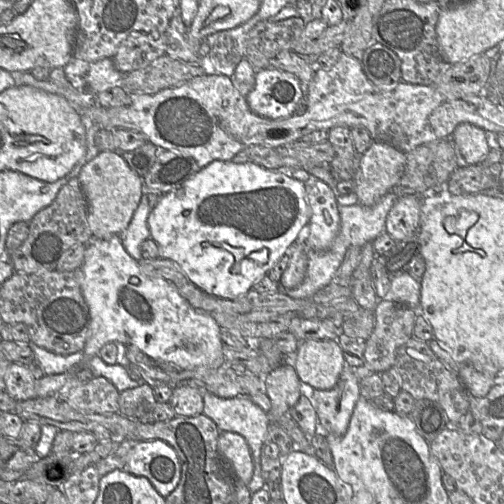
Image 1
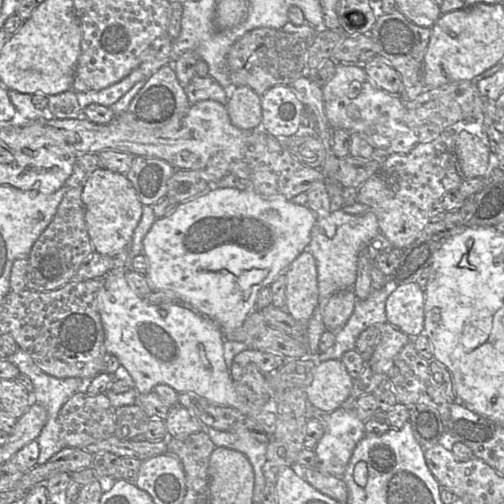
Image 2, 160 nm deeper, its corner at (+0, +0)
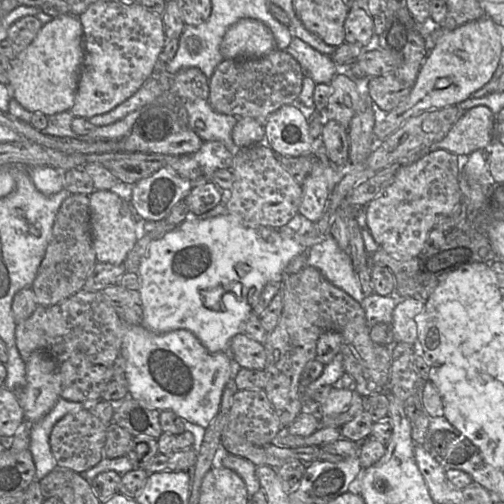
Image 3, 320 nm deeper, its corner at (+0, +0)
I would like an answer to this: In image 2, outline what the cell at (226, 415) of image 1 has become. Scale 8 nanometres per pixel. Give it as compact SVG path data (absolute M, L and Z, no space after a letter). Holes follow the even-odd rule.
M202 426L216 447L225 447L243 453L251 463L254 472L253 503L260 503L266 483L263 465L266 461L267 444L258 441L254 433L220 431L209 426Z

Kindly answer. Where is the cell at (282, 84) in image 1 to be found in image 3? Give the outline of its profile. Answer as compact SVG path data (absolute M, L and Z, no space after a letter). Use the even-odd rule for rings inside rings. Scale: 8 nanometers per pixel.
M294 104L283 105L264 123L264 142L277 154L305 156L314 152L305 115Z

